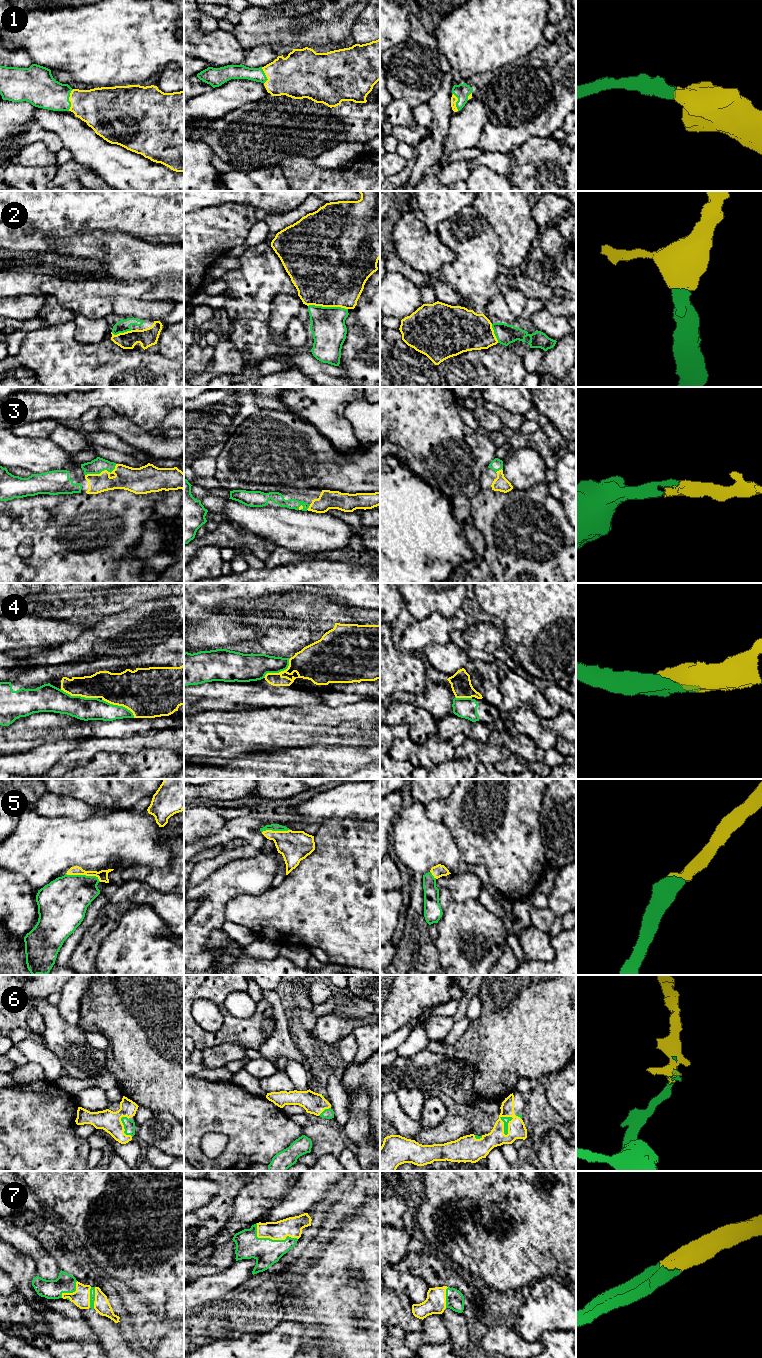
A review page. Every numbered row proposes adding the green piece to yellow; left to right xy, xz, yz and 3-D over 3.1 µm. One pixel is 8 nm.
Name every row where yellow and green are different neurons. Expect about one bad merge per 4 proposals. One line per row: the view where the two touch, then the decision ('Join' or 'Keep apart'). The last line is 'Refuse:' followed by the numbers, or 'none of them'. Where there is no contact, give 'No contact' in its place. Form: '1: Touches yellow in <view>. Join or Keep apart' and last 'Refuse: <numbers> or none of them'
1: Touches yellow in xy. Join
2: Touches yellow in xz. Join
3: Touches yellow in xy. Join
4: Touches yellow in xy. Keep apart
5: Touches yellow in xy. Join
6: Touches yellow in yz. Join
7: Touches yellow in xz. Join
Refuse: 4

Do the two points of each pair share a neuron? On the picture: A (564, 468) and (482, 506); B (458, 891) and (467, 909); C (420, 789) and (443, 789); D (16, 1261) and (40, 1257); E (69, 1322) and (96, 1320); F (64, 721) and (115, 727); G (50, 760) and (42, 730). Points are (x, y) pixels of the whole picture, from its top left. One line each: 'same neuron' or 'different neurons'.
A: different neurons
B: different neurons
C: same neuron
D: different neurons
E: different neurons
F: same neuron
G: different neurons

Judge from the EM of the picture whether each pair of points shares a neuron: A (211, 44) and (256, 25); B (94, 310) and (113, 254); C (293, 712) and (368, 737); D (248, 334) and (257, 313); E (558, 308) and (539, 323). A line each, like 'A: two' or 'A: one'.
A: two
B: one
C: one
D: one
E: two

